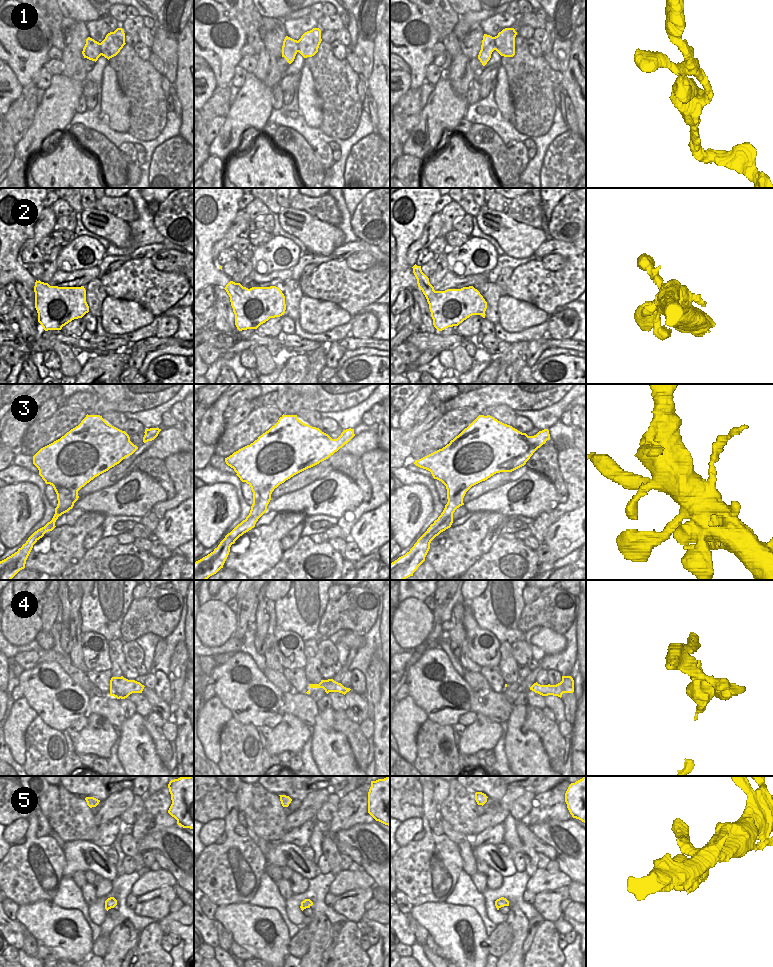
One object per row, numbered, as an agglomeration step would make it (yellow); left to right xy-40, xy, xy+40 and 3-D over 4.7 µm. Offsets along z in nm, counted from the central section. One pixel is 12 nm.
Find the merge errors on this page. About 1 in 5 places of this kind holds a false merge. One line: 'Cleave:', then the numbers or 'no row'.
Cleave: no row

